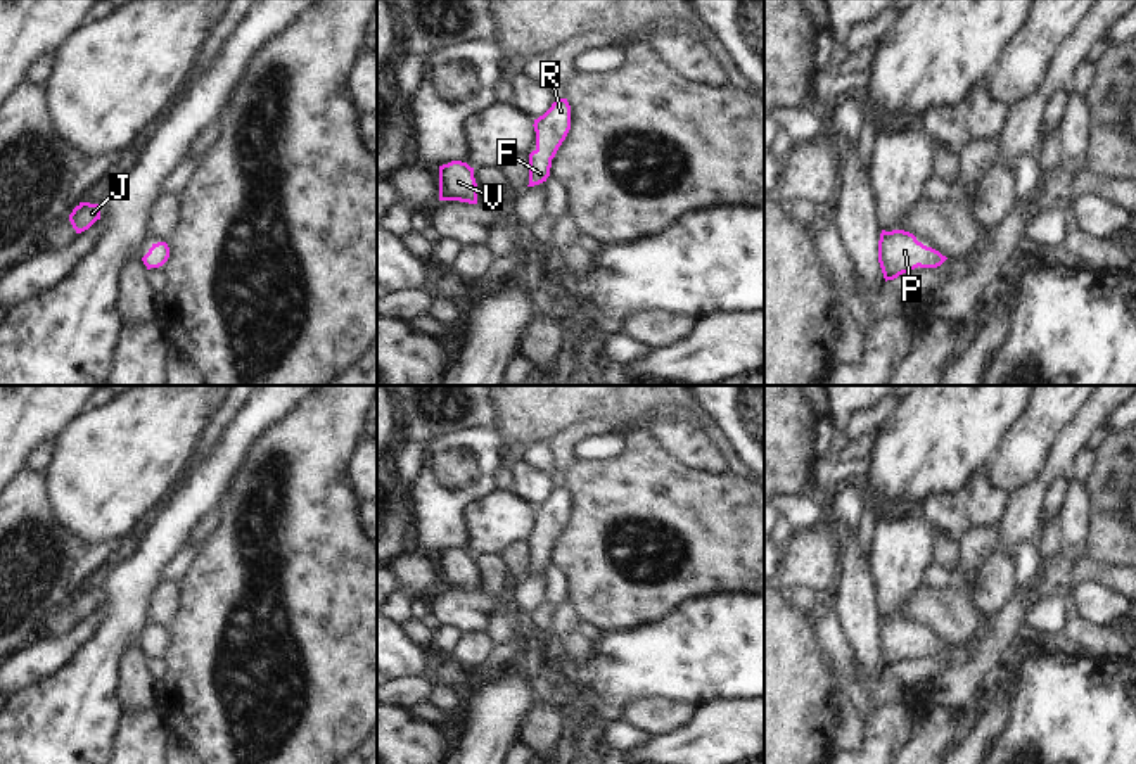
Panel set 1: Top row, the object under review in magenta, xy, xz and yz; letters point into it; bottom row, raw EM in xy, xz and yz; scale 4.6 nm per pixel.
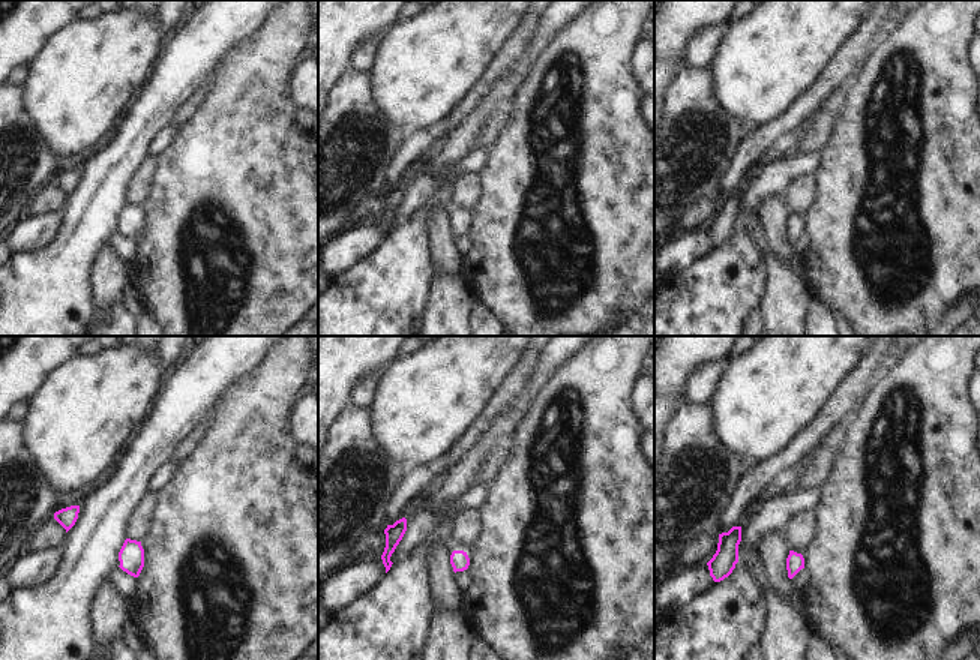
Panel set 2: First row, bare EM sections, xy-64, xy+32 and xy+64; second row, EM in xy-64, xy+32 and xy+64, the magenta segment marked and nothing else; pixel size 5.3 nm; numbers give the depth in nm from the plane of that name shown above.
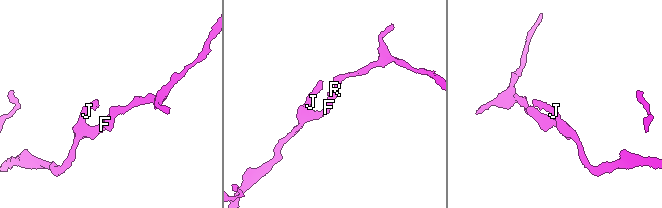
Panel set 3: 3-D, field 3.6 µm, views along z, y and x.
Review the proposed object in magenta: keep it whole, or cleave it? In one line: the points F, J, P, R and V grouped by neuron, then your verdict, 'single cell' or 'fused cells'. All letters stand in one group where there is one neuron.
F J P R V | single cell

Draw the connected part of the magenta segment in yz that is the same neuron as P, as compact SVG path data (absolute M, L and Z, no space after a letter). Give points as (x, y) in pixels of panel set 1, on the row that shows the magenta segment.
M882 230L878 240L878 263L885 282L894 280L915 268L937 268L948 258L939 251L923 245L916 237L904 230Z

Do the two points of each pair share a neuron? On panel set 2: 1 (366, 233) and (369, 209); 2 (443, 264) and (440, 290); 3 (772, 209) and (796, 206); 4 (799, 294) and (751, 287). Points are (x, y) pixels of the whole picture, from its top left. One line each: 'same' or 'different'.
1: different
2: different
3: different
4: different

